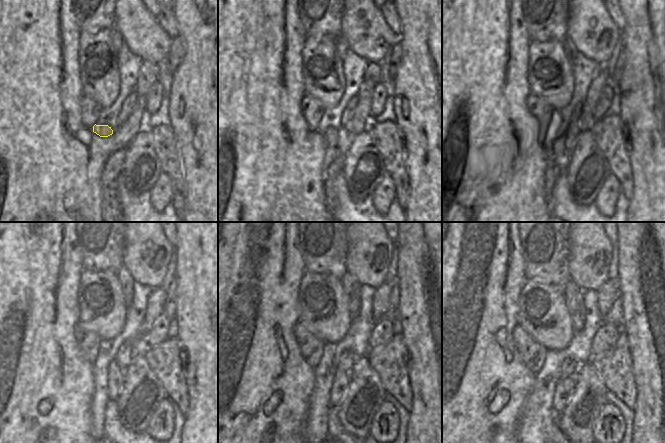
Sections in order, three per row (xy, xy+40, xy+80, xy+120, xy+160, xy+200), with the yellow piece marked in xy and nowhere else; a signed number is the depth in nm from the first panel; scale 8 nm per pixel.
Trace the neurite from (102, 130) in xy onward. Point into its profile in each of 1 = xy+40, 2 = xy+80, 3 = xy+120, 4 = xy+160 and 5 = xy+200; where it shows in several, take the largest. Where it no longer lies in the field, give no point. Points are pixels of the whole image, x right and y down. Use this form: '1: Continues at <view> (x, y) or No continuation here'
1: Continues at xy+40 (331, 135)
2: Continues at xy+80 (564, 152)
3: Continues at xy+120 (116, 378)
4: Continues at xy+160 (341, 379)
5: Continues at xy+200 (564, 389)

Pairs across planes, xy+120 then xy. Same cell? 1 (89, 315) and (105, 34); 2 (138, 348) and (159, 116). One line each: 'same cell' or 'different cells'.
1: same cell
2: different cells

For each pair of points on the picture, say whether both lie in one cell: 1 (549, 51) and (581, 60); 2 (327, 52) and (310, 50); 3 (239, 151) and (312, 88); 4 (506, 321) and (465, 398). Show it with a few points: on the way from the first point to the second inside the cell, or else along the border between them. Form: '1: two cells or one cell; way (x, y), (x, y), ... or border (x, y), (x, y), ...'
1: two cells; border (570, 63), (574, 86)
2: one cell; way (323, 52), (316, 52), (314, 50)
3: two cells; border (302, 71), (305, 94)
4: one cell; way (486, 336), (475, 347), (465, 378)

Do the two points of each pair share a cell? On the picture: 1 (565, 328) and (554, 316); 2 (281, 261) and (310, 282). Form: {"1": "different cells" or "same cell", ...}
{"1": "same cell", "2": "different cells"}

